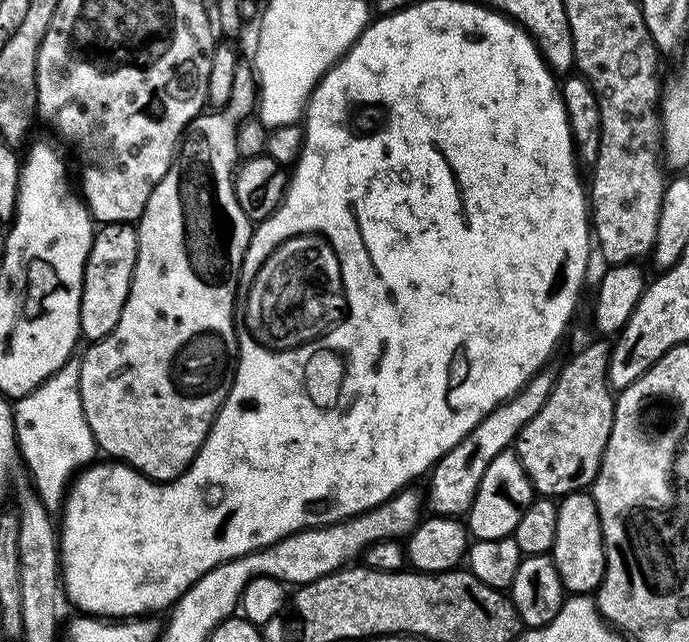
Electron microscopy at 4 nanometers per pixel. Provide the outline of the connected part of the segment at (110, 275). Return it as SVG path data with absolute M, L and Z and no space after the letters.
M105 223L95 229L88 261L84 267L84 285L80 303L80 334L85 341L105 340L122 318L128 291L132 285L134 266L138 258L137 229L131 223Z

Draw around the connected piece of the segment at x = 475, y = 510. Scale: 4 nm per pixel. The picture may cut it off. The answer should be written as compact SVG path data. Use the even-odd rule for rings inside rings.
M512 450L498 454L498 458L486 466L486 474L482 474L482 482L472 500L472 508L466 513L467 531L477 541L507 540L515 533L518 522L522 522L522 514L531 506L533 499L534 489L519 456Z

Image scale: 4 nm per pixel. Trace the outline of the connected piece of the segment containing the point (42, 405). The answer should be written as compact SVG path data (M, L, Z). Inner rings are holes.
M79 363L65 364L29 396L19 401L18 408L15 417L19 455L32 471L36 495L45 505L59 505L74 473L93 463L95 456L92 455L98 452L96 440L92 437L82 410Z

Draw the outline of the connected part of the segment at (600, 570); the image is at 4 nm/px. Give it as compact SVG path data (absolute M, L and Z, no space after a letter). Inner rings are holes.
M591 491L569 492L556 504L554 542L550 553L565 593L592 594L604 581L604 535Z

